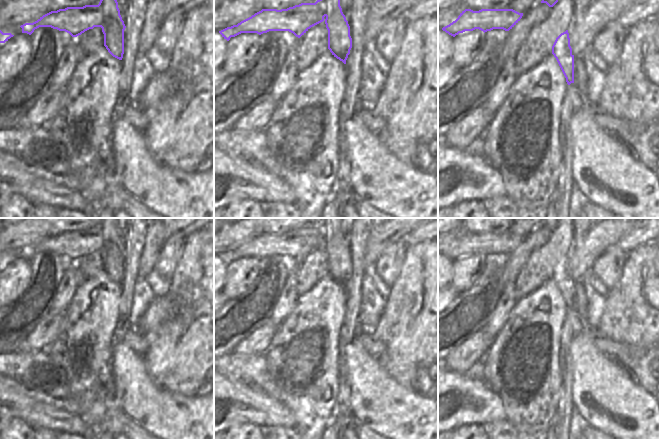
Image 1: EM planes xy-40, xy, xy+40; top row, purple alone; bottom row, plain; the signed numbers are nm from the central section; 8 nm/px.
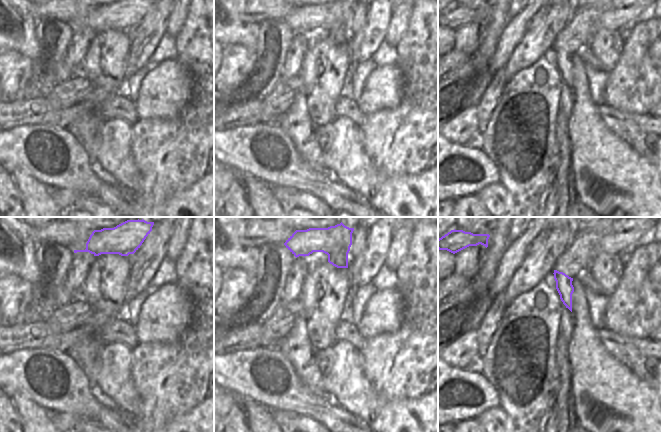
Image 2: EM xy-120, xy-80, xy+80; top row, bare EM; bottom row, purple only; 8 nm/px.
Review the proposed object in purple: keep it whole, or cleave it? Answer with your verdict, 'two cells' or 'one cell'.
two cells

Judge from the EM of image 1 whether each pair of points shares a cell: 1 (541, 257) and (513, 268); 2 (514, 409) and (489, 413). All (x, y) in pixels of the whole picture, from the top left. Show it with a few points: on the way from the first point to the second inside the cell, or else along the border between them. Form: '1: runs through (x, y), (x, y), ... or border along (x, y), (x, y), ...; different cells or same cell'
1: border along (538, 246), (530, 254), (522, 269), (513, 280); different cells
2: border along (493, 390), (499, 396), (506, 418); different cells

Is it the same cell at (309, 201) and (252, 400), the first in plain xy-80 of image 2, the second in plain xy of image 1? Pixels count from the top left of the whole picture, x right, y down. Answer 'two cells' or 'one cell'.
one cell

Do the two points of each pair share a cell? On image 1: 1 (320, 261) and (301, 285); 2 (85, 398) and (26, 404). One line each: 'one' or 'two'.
1: one
2: two

